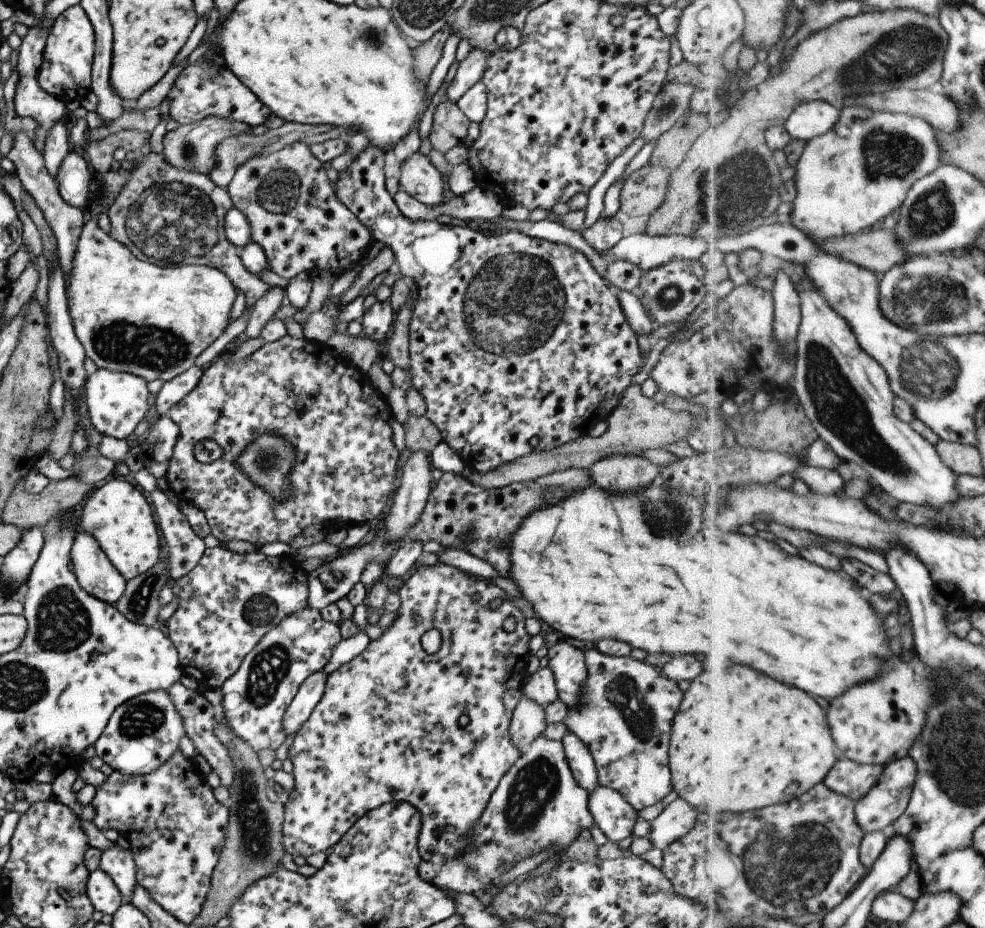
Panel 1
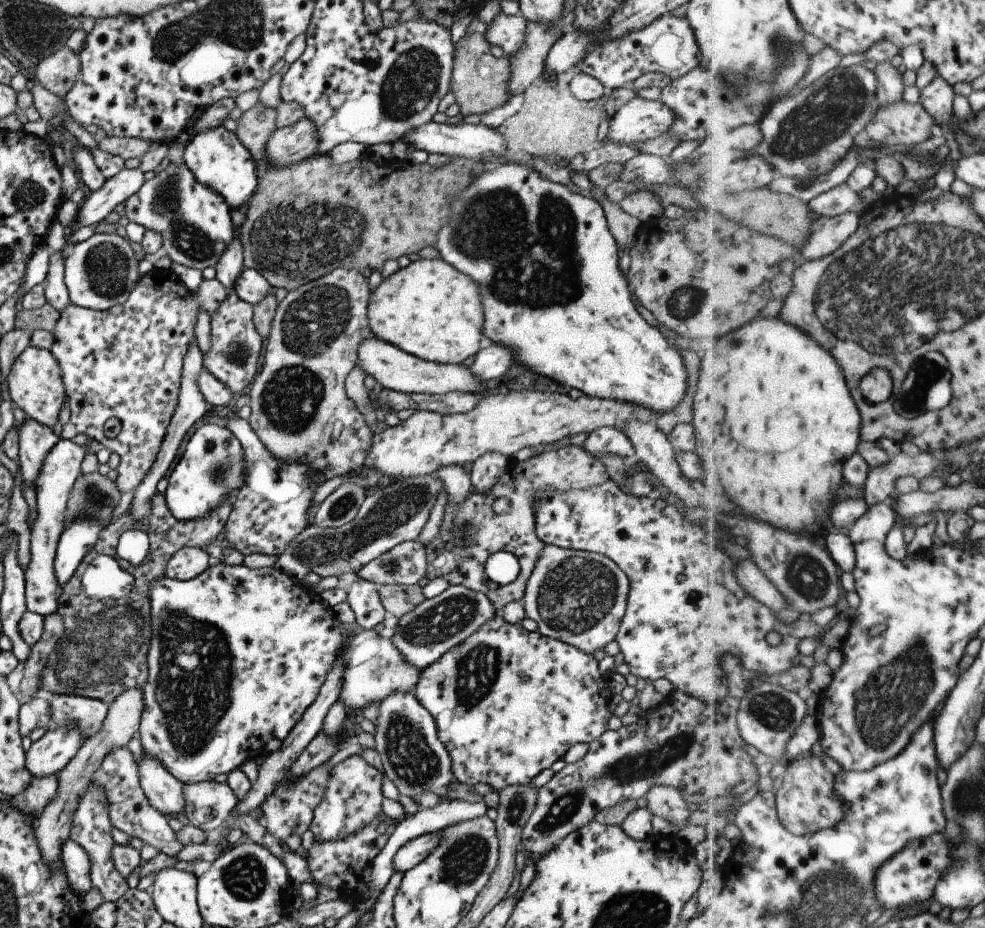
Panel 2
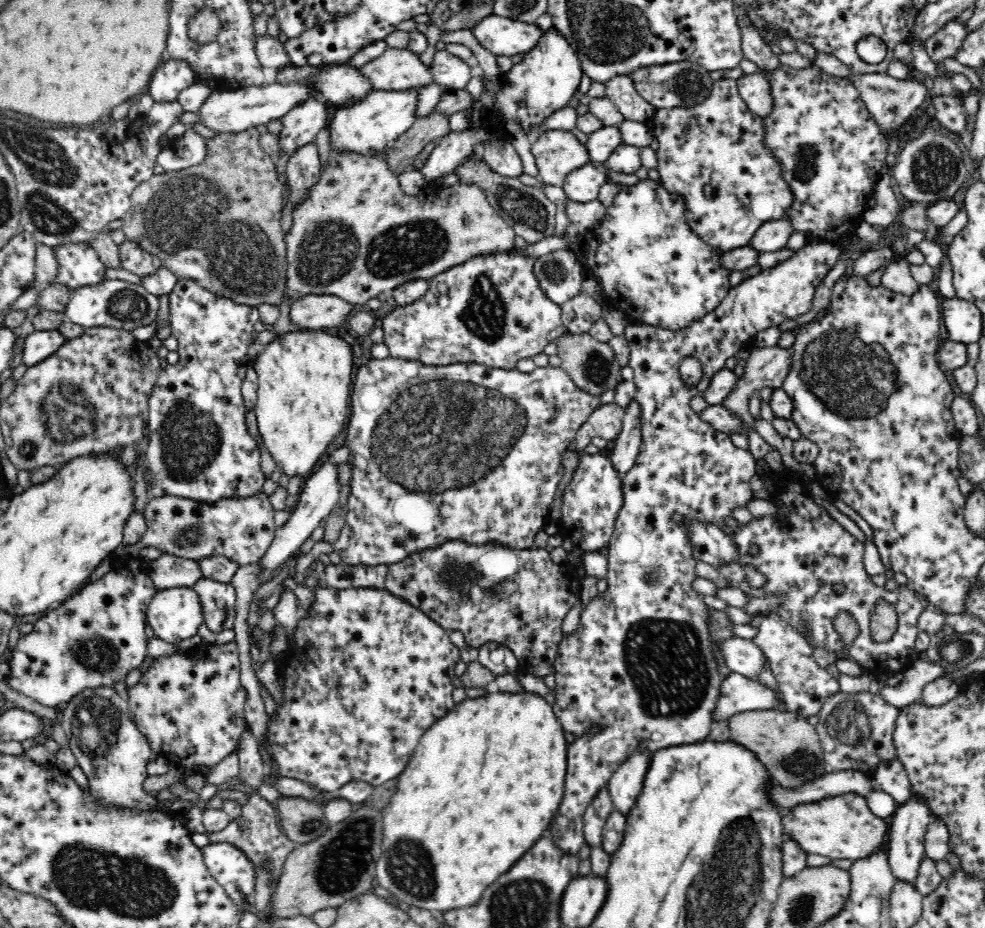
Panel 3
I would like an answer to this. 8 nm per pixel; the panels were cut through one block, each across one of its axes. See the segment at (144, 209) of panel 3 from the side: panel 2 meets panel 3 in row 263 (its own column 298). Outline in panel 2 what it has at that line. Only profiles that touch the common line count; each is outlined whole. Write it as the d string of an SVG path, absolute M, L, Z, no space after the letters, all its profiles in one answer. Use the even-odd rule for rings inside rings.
M256 101L235 120L236 129L233 131L243 148L250 152L257 178L245 220L239 226L242 263L244 268L261 274L261 278L267 280L271 288L292 291L339 267L380 270L385 260L395 260L417 253L425 246L433 246L439 227L449 220L447 200L453 200L467 184L471 184L471 180L475 180L475 176L479 176L479 172L488 168L480 161L464 158L453 159L439 168L433 168L426 162L413 165L406 160L395 159L380 165L371 159L358 158L343 164L333 164L327 153L296 162L291 176L295 181L283 182L283 168L273 168L265 160L265 144L275 129L275 114L276 108Z

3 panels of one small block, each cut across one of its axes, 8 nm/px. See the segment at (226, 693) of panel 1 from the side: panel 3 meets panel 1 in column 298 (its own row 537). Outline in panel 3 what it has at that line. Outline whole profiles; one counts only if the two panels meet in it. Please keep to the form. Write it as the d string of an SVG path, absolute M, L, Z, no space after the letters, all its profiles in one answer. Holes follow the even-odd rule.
M812 241L799 248L794 254L788 256L786 260L782 260L767 269L762 269L756 275L746 277L735 287L732 287L728 294L723 298L723 301L718 305L718 308L714 308L712 312L706 314L698 320L692 320L691 324L688 324L686 328L680 328L680 330L672 330L671 328L664 328L663 326L654 326L653 324L644 324L638 322L630 322L623 332L623 335L628 339L630 347L629 367L633 369L633 381L637 387L637 394L635 400L640 403L640 409L642 409L642 435L640 453L634 464L634 468L630 469L621 479L622 481L622 508L618 510L616 521L614 524L614 531L608 542L606 548L608 559L608 570L606 572L606 580L608 583L607 590L603 593L598 593L596 598L588 601L585 608L580 614L580 620L577 628L571 634L566 634L560 646L558 647L558 654L556 658L556 664L553 667L555 670L555 692L556 696L552 700L552 705L560 724L564 727L565 732L571 732L576 734L578 738L568 745L567 750L567 775L564 784L564 794L562 802L558 807L556 818L550 822L548 833L553 837L555 845L562 852L579 852L580 846L586 842L583 833L583 814L588 808L588 804L592 802L592 799L598 790L602 786L606 786L609 782L609 778L614 773L614 770L630 756L630 752L634 752L636 748L643 748L643 750L649 750L649 752L655 752L658 749L664 749L671 746L680 746L686 743L696 743L697 741L706 740L706 736L710 732L712 725L712 710L716 706L716 698L720 694L720 682L725 678L720 676L720 670L718 670L718 660L714 656L714 650L712 650L712 642L710 642L710 634L708 633L708 607L704 605L700 594L692 591L692 580L696 578L696 572L694 571L694 562L696 558L692 555L692 549L690 549L690 539L688 539L689 523L693 521L702 521L704 523L714 524L716 526L722 526L730 524L733 519L731 518L732 508L738 508L738 506L746 506L748 500L752 500L753 492L750 487L750 479L754 474L758 474L756 471L757 462L751 456L748 450L742 450L742 448L736 448L733 442L730 440L730 434L722 433L720 430L715 430L708 424L703 422L699 418L699 414L690 409L690 399L698 398L706 391L710 385L710 378L714 372L722 370L724 364L726 364L727 358L736 356L736 352L740 352L745 348L747 340L754 339L758 332L770 328L770 326L777 327L780 322L789 320L794 317L800 316L800 314L806 314L812 306L812 301L815 295L817 286L822 284L822 279L829 273L829 270L837 263L840 257L840 246L837 242L832 241ZM686 357L694 357L700 361L702 365L702 378L696 385L686 385L684 379L679 373L679 363ZM599 722L603 729L601 733L597 735L586 735L586 730L594 724Z

